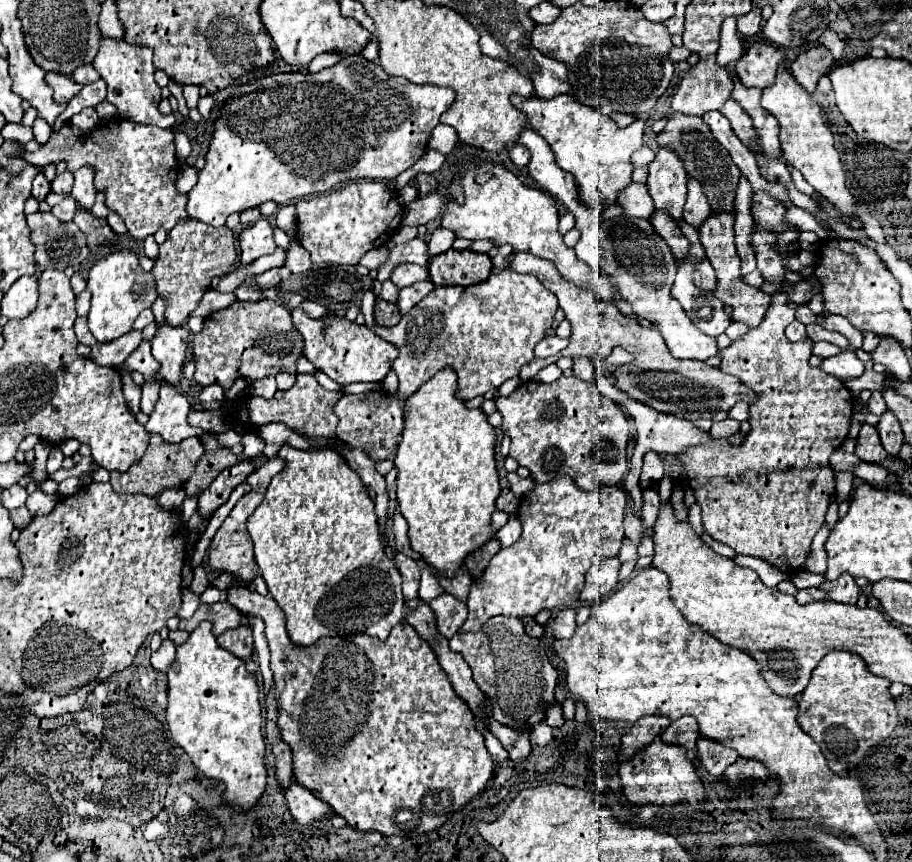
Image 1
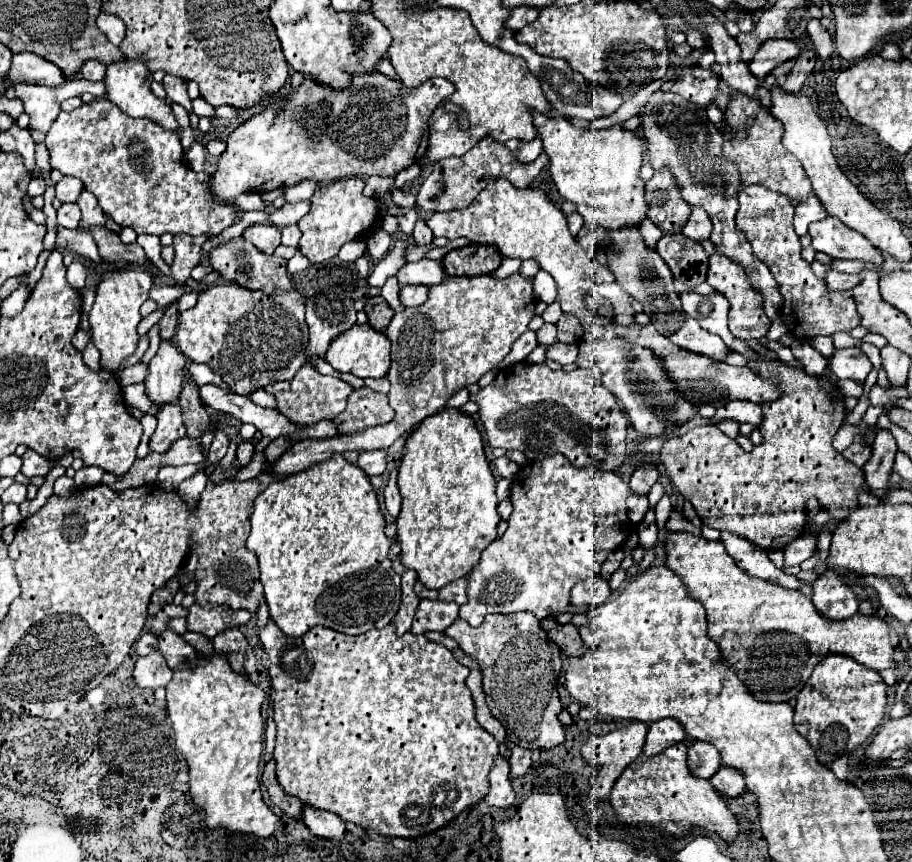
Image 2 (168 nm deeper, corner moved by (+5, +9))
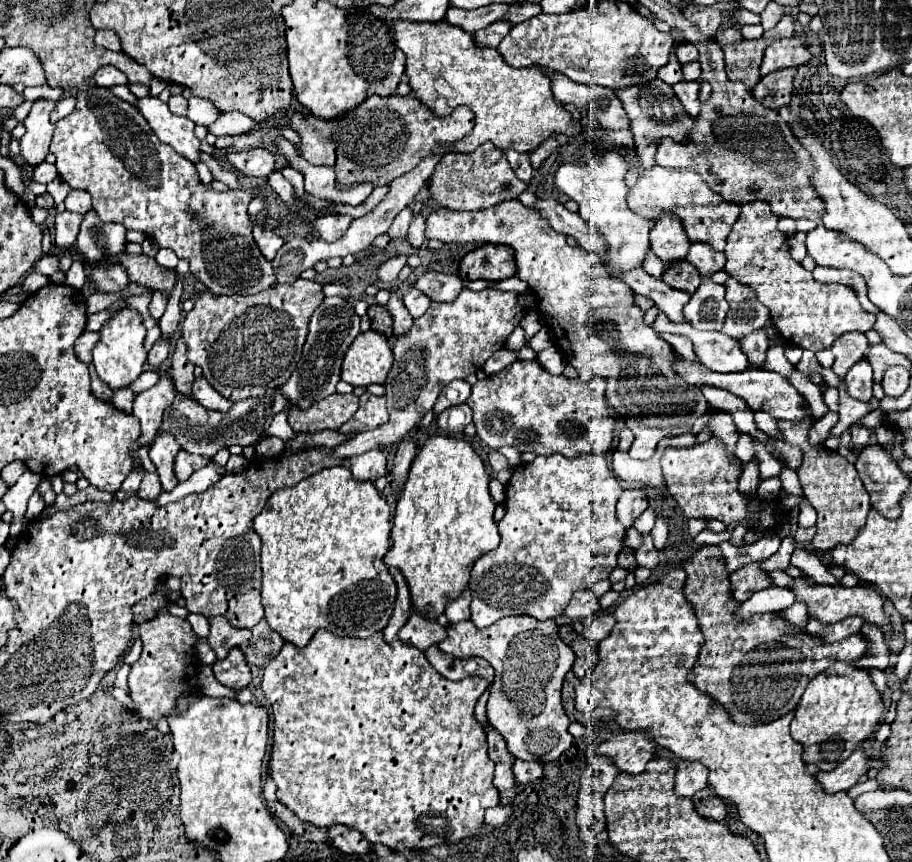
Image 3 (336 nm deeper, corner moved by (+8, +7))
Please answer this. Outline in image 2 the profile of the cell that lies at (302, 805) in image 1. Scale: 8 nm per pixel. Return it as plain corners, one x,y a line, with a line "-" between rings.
304,806
302,822
310,828
312,834
326,838
326,840
342,842
344,832
346,832
346,822
340,816
330,814
330,812
322,812
322,810
314,810
310,806

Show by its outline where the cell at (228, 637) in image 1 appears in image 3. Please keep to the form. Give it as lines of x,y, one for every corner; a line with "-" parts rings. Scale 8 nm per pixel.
235,646
235,650
231,650
231,654
227,654
227,658
217,660
213,664
213,672
215,678
229,686
229,688
245,688
251,682
251,668
247,666
247,660
243,658
243,652

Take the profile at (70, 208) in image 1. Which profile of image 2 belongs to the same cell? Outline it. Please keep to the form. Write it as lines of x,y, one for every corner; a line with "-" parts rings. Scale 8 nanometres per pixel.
62,204
62,208
58,208
58,224
64,228
78,228
80,208
76,204

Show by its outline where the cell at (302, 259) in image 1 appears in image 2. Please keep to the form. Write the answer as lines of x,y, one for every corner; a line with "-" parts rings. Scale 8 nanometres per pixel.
296,252
296,256
288,260
288,272
290,272
290,274
302,272
302,270
306,270
308,266
310,266
310,262
302,256
302,252

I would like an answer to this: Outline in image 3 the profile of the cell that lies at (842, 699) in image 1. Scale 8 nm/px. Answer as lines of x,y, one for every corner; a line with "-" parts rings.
833,662
829,670
807,684
791,722
791,736
803,746
803,760
807,764
815,764
819,770
833,770
859,746
859,742
873,734
881,718
883,700
869,670
855,668
849,662

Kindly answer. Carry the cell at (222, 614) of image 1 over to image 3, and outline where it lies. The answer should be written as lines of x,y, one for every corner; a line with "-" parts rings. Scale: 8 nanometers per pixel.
211,616
209,618
209,636
207,644
213,648
217,658
225,658
227,652
233,646
243,646
251,638
249,628
235,628
229,622
225,622
223,616

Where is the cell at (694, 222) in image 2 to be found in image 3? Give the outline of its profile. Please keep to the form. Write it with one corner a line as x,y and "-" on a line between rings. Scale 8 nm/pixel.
691,242
687,260
701,272
701,276
723,270
723,266
725,266
725,254
711,250
711,246
707,246
707,242

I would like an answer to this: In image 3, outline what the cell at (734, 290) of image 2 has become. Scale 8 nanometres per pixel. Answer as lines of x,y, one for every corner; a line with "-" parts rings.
761,328
761,330
755,330
755,334
747,334
747,338
739,338
739,346
747,354
753,366
761,366
765,360
765,350
769,346
767,330

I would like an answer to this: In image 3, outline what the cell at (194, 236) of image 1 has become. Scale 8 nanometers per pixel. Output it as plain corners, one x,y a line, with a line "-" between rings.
161,336
161,338
159,338
159,342
155,342
153,350
149,352
149,358
147,358
149,366
159,368
159,366
167,360
169,350
171,350
171,342
169,342
169,338
167,338
167,336

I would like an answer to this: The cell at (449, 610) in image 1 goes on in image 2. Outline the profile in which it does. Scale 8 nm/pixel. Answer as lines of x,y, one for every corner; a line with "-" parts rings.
422,600
412,624
412,634
424,634
428,630
444,632
458,618
458,604
442,600

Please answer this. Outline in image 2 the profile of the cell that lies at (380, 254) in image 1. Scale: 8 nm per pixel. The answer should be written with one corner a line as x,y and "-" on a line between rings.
352,240
352,242
346,242
346,246
340,250
340,258
346,260
346,262
354,262
356,258
360,258
366,250
366,244
362,240

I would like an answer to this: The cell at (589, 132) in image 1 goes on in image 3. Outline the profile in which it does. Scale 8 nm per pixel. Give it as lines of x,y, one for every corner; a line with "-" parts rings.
605,150
599,158
589,162
565,162
555,172
555,186
559,192
567,194
571,200
579,204
579,214
583,220
593,226
595,230
605,234
607,246
609,246
609,274
617,276
617,272
627,272
639,266
649,250
649,230
653,228
651,220
641,218
627,206
627,192
625,186
625,174
629,170
629,164
623,154
617,150

